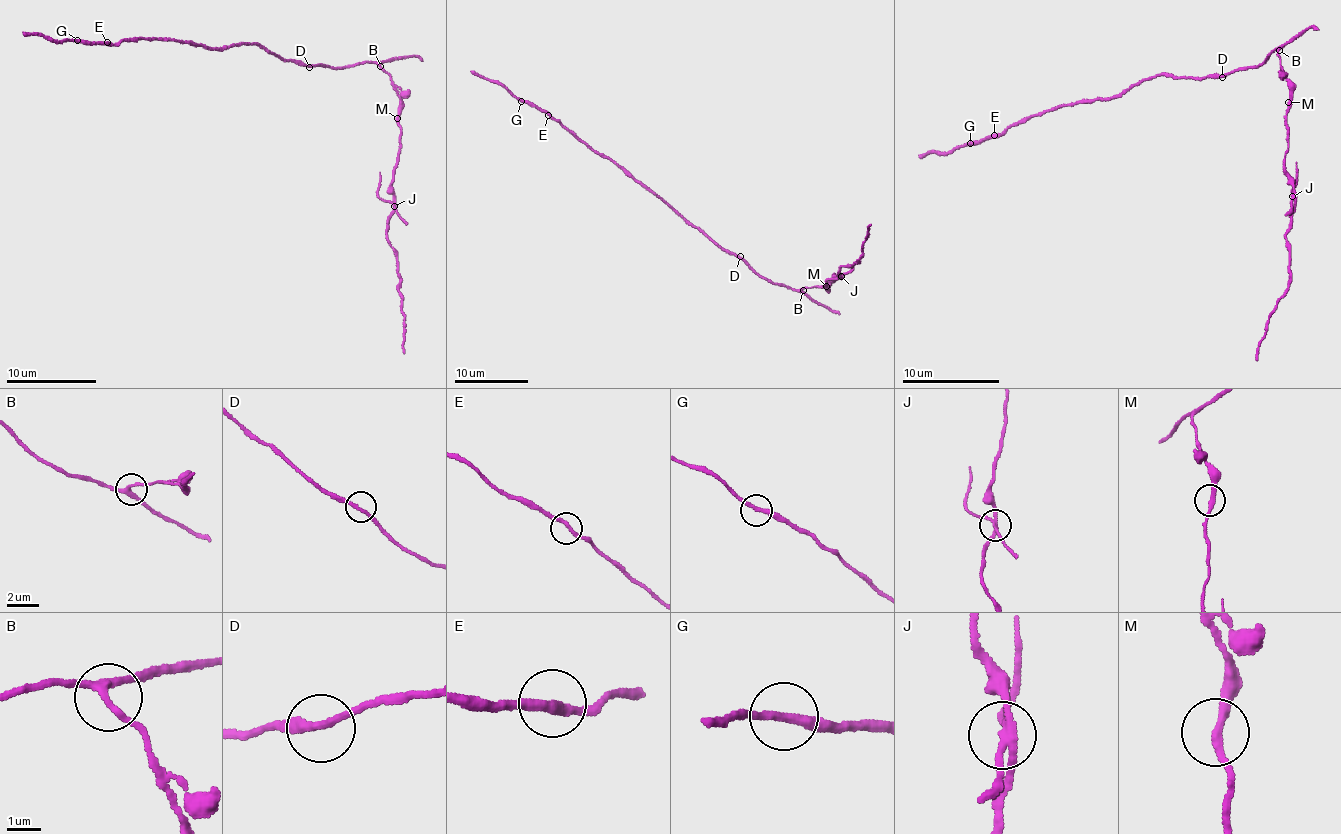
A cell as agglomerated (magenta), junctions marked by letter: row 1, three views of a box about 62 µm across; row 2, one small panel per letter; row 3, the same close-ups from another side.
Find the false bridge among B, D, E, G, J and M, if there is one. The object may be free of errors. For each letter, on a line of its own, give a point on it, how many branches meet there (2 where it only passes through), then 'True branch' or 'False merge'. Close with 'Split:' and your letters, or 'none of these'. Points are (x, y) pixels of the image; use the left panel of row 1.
B: Place: (380, 66). Branches: 3. True branch
D: Place: (309, 67). Branches: 2. True branch
E: Place: (107, 42). Branches: 2. True branch
G: Place: (77, 40). Branches: 2. True branch
J: Place: (394, 206). Branches: 4. False merge
M: Place: (397, 118). Branches: 2. True branch
Split: J

